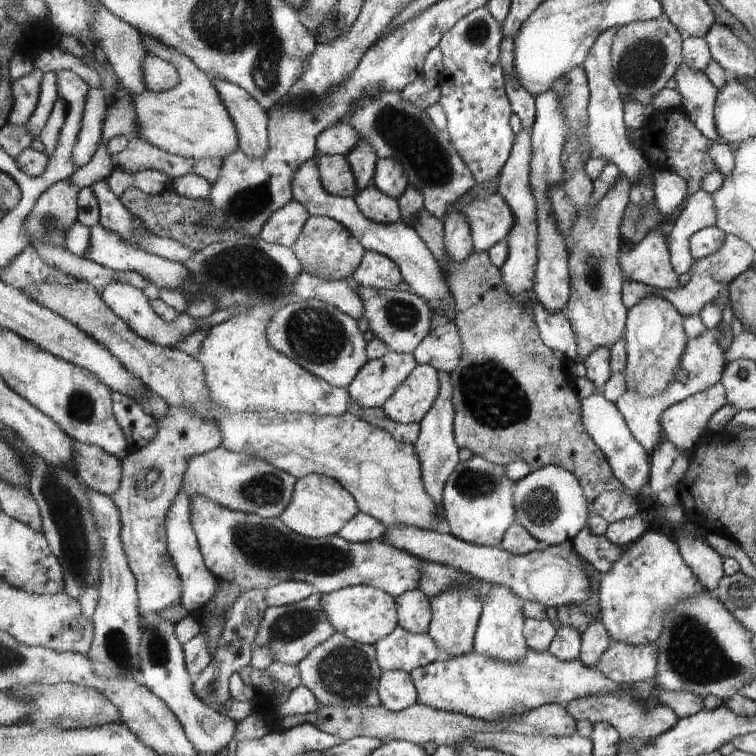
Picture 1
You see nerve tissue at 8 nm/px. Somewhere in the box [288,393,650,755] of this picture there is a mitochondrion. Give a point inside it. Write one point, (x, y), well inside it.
(344, 672)

